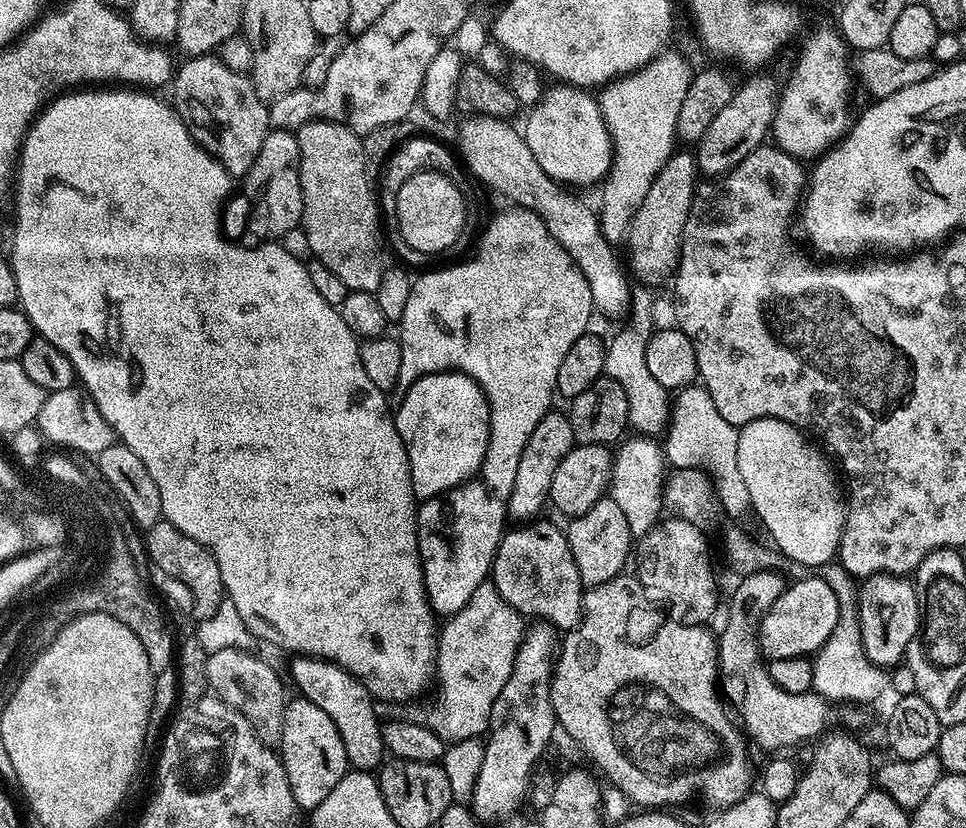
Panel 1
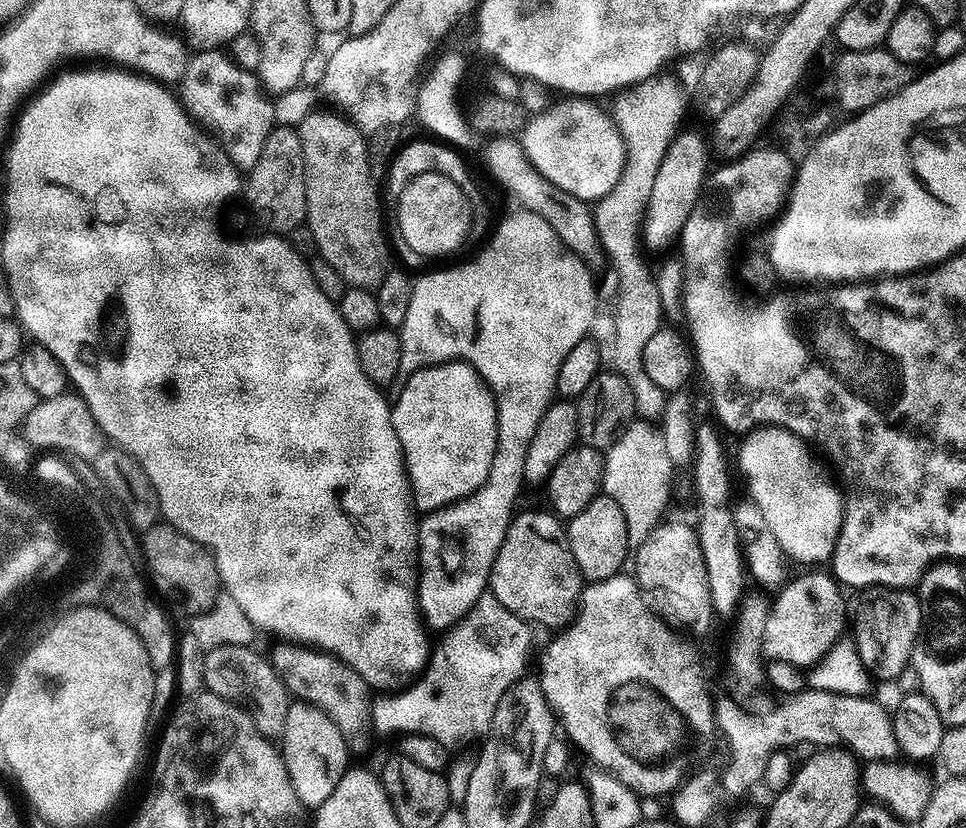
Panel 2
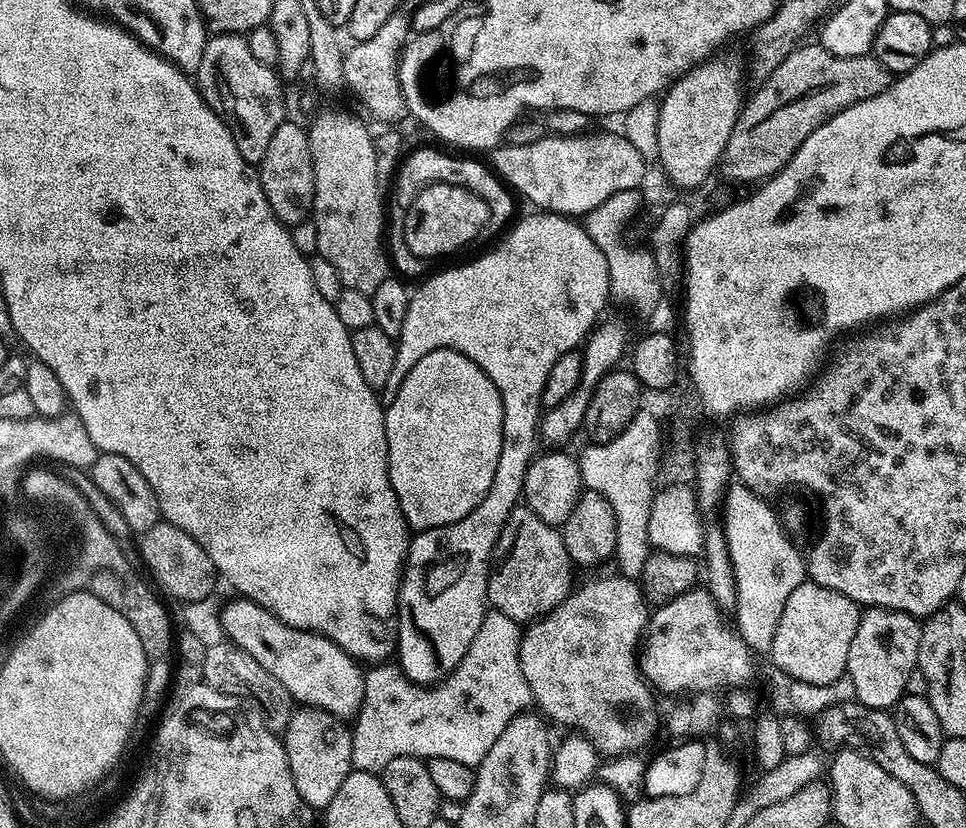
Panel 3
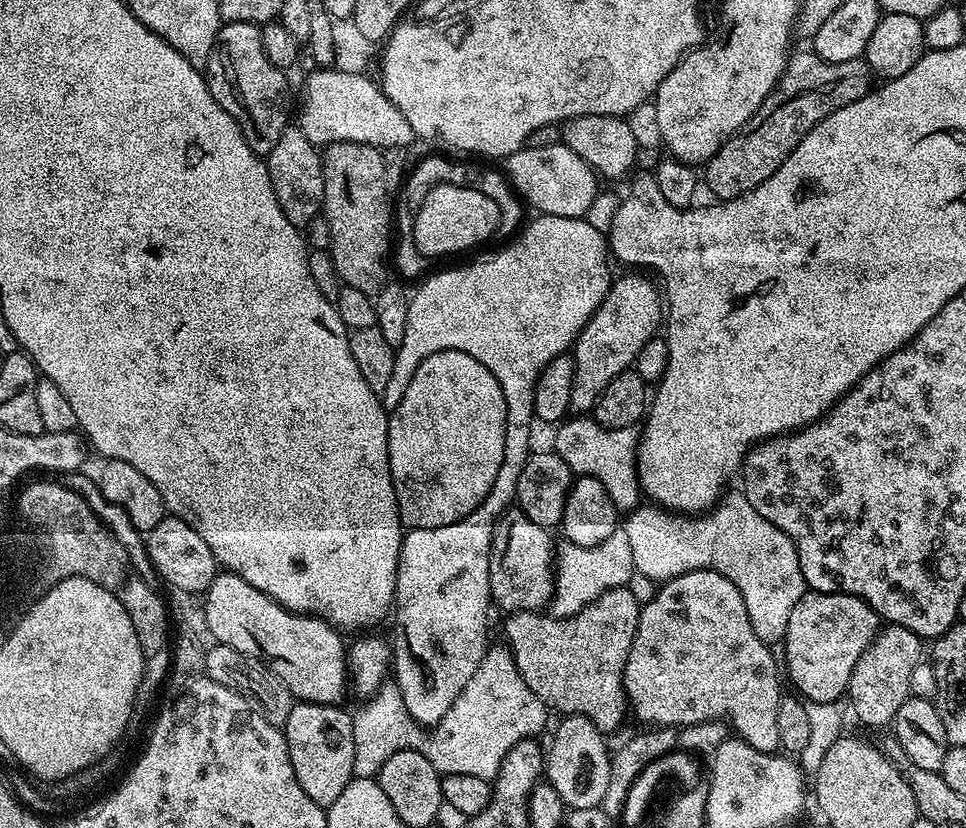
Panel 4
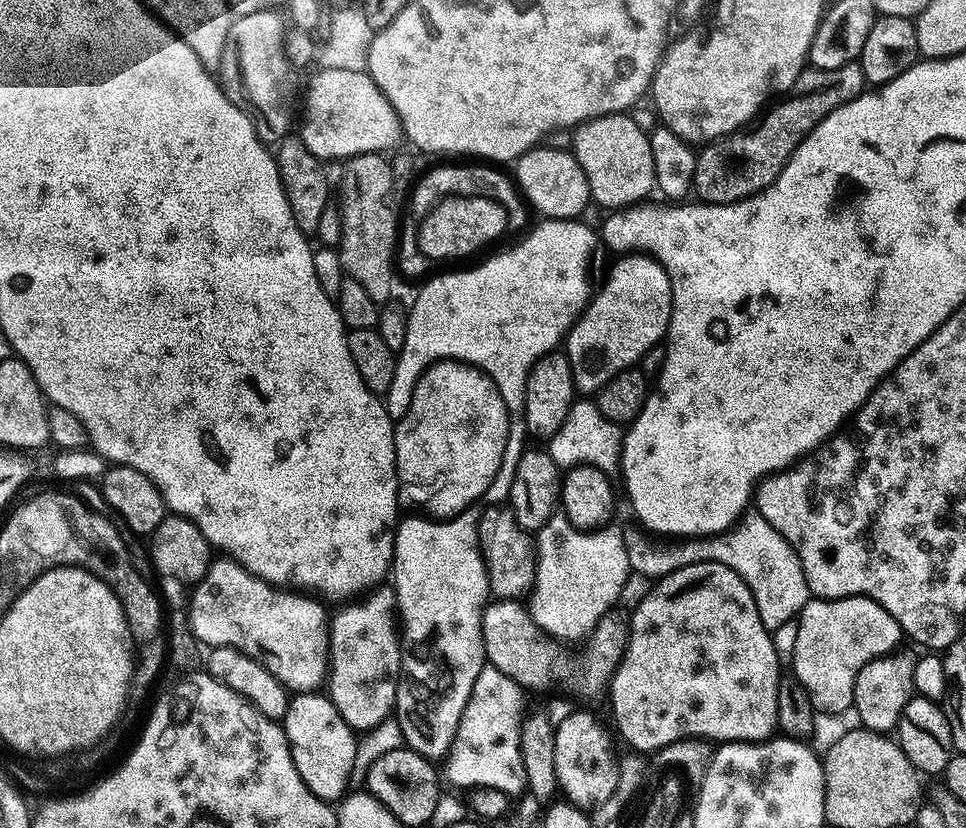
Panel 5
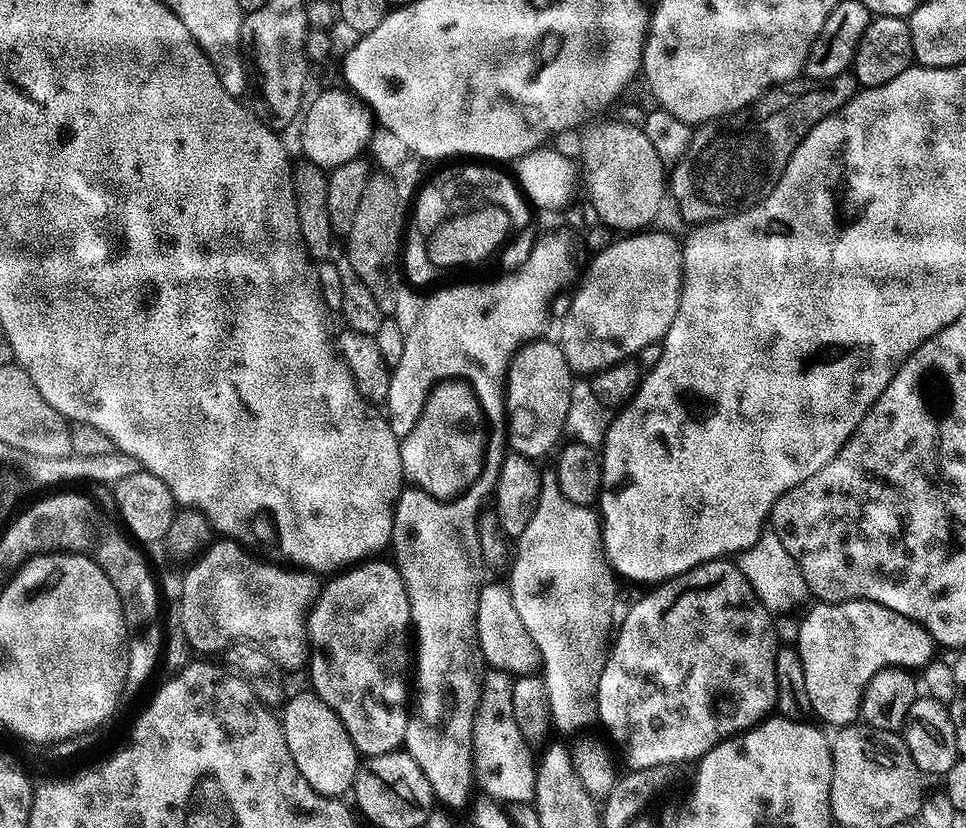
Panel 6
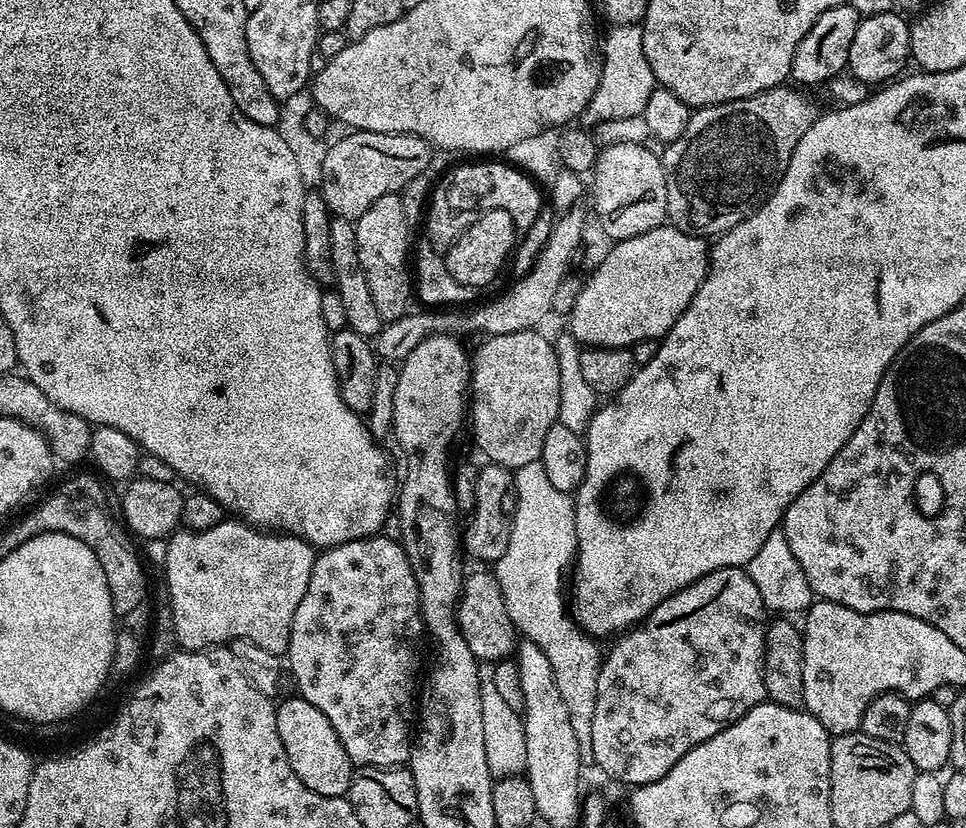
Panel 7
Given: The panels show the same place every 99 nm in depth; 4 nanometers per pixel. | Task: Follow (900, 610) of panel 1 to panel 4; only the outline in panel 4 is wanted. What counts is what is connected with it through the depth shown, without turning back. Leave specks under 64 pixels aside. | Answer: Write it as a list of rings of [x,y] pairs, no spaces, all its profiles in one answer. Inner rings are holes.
[[[897,624],[881,627],[872,639],[872,645],[858,658],[846,693],[847,699],[852,699],[852,708],[862,723],[880,728],[895,721],[902,702],[910,699],[910,673],[914,671],[914,666],[921,664],[923,656],[920,655],[923,652],[925,655],[926,648],[918,634]]]

